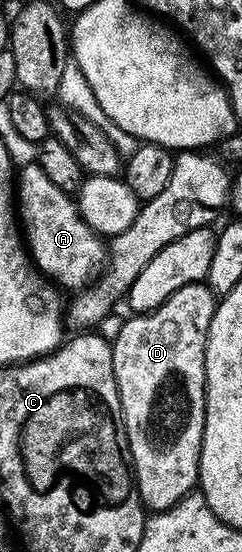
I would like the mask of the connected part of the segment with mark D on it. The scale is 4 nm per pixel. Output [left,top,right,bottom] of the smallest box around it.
[111,283,217,513]

